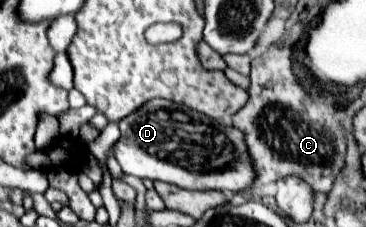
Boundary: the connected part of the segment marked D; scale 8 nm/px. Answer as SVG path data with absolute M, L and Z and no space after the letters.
M152 99L132 115L120 121L122 137L116 143L116 159L126 175L134 175L138 179L164 181L182 189L194 191L224 191L224 193L244 193L256 179L248 147L244 143L244 133L234 127L220 125L218 121L192 111L184 105L164 99Z

